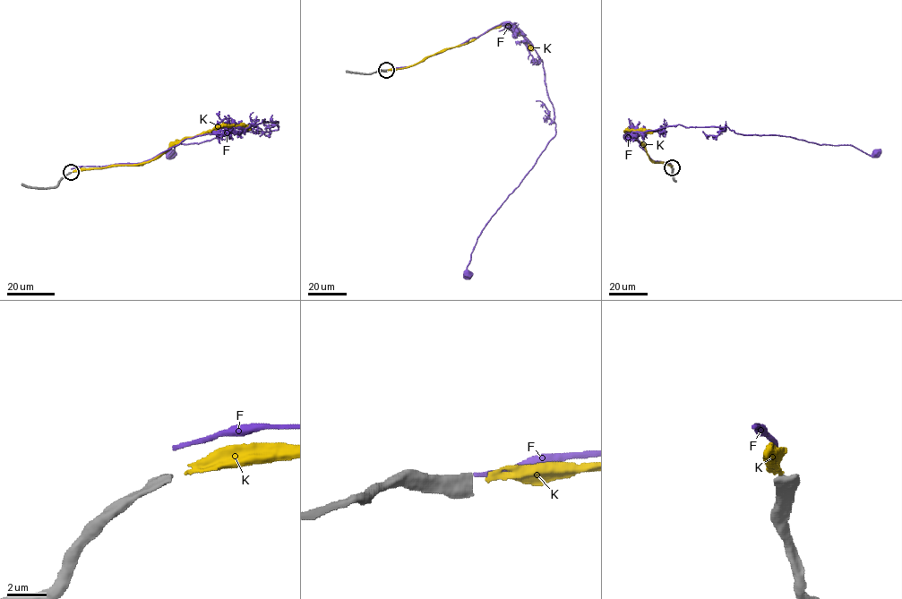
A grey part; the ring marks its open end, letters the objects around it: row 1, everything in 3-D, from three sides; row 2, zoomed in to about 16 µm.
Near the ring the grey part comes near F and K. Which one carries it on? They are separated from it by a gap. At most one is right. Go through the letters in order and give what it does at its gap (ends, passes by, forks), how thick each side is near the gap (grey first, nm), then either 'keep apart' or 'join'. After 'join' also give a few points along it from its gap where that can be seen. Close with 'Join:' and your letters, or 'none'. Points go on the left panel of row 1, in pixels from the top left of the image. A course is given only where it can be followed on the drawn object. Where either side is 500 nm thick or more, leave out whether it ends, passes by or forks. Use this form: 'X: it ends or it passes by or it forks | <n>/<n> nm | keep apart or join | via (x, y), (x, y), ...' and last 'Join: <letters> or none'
F: 550/220 nm | keep apart
K: 550/300 nm | join | via (73, 172), (139, 165), (159, 157), (185, 138), (226, 126), (244, 125), (250, 129)
Join: K

